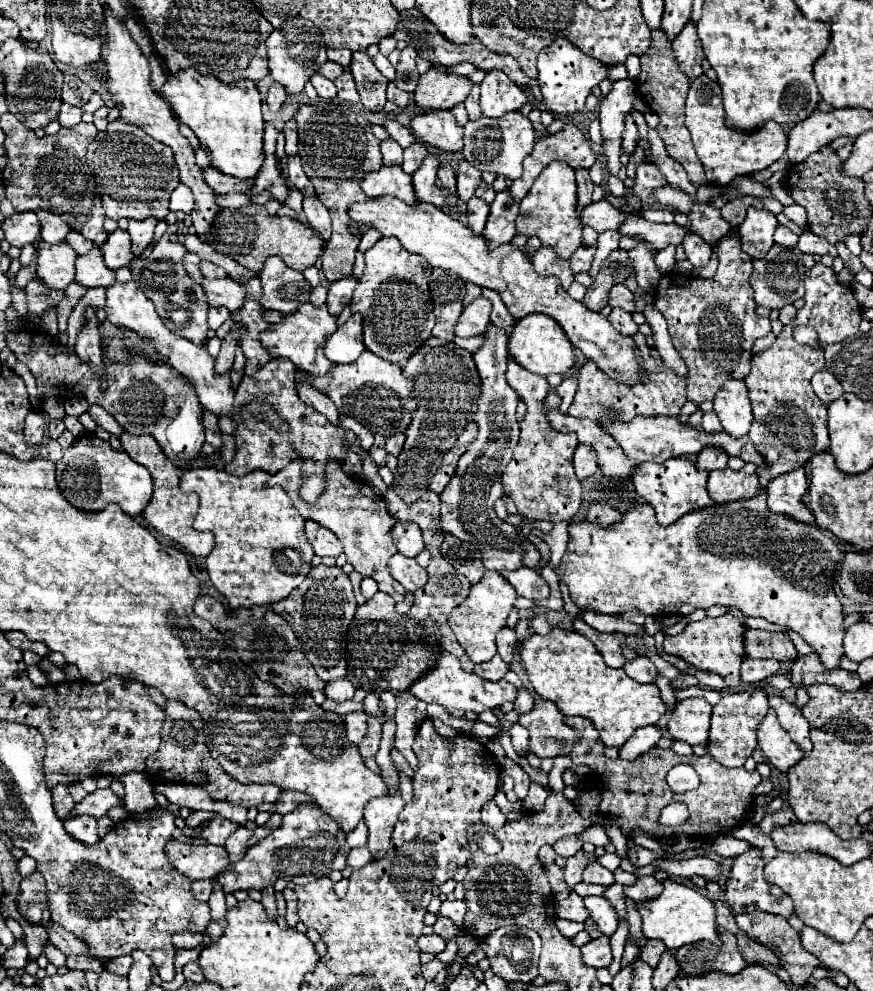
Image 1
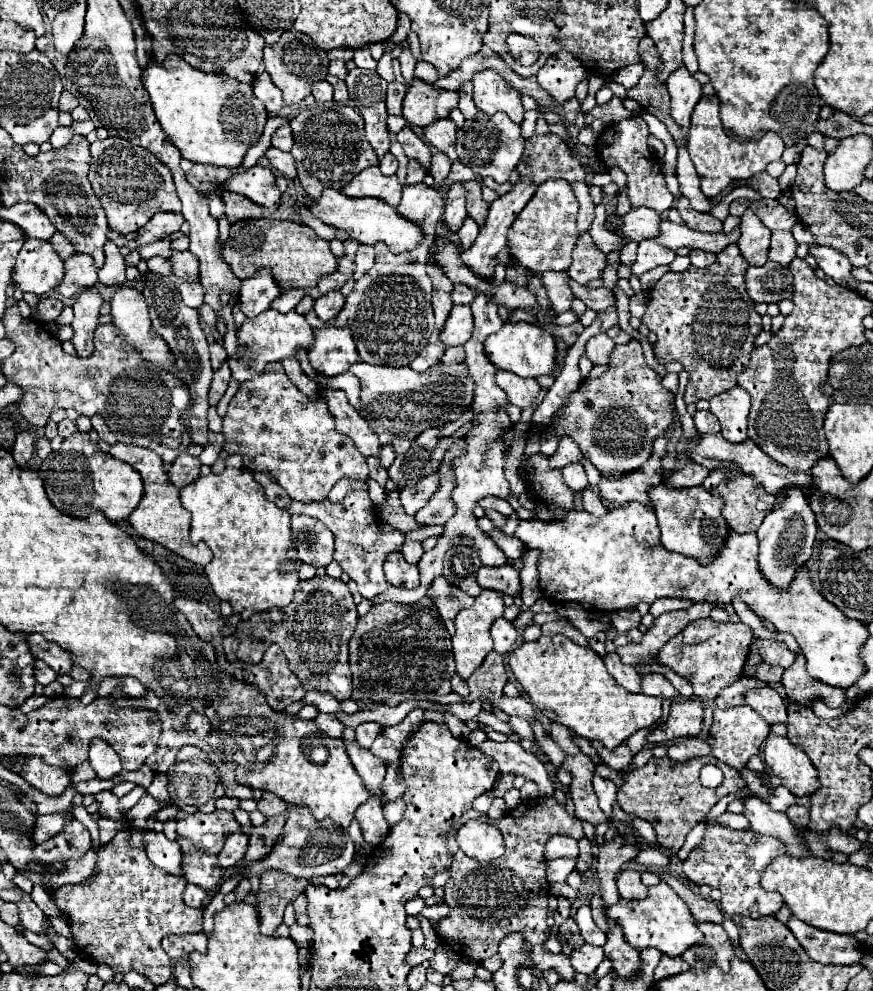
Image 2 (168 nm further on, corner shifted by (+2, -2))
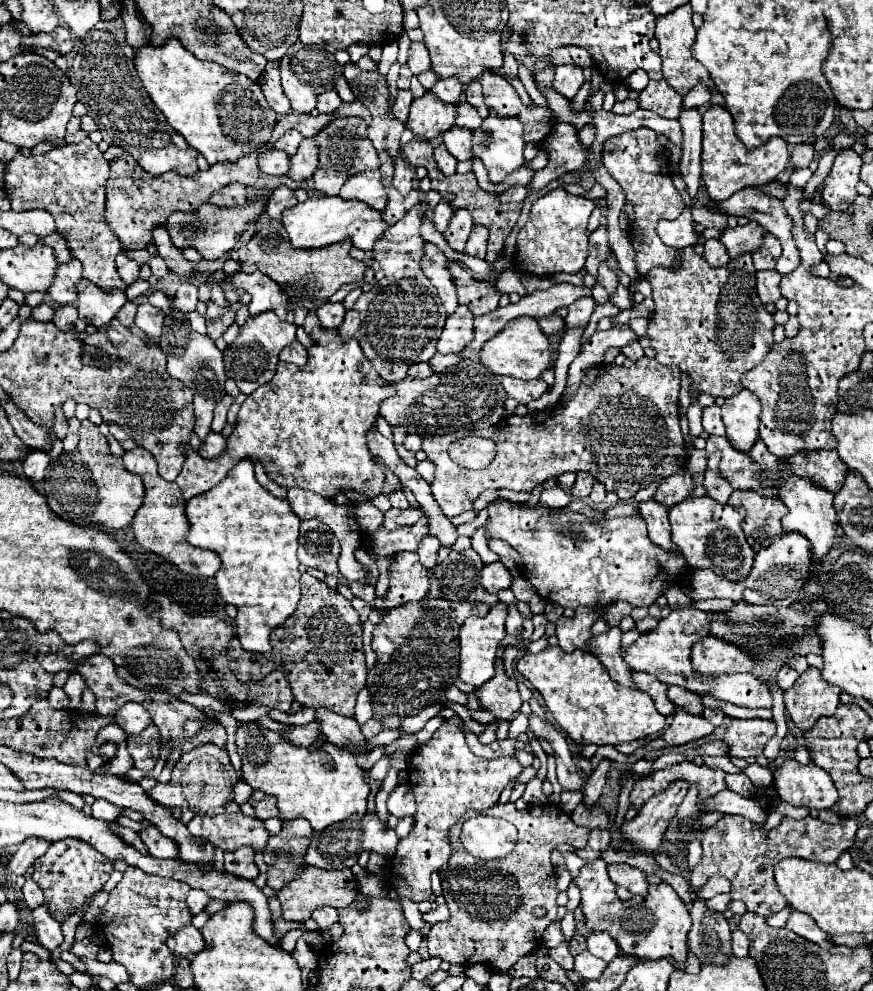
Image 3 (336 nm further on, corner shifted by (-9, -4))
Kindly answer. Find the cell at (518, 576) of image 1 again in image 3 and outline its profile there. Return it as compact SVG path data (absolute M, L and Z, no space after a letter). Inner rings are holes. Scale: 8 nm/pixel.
M493 562L493 564L487 564L487 566L483 568L481 582L483 582L483 586L485 586L487 592L491 592L491 594L499 594L501 590L511 588L513 578L511 578L509 570L507 570L501 562Z

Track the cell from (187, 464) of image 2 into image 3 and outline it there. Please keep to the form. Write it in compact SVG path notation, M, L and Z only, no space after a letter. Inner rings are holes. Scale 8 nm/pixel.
M309 312L303 328L313 340L313 346L307 348L307 366L297 368L287 362L279 362L273 380L259 386L253 394L247 396L247 400L241 404L237 424L227 440L227 450L221 454L221 458L205 460L193 450L187 454L187 462L183 464L183 470L175 480L185 500L217 486L225 478L225 474L243 458L257 458L267 470L267 476L283 488L297 486L311 490L323 498L333 498L341 490L351 490L363 496L381 494L385 484L383 466L373 460L367 448L365 432L373 426L381 400L389 398L393 394L393 388L385 386L379 374L375 374L375 368L371 366L371 362L367 362L357 340L343 340L339 336L339 330L323 328L315 312Z

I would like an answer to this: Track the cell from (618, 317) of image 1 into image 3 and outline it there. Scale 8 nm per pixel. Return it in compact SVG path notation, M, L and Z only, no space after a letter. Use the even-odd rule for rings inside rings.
M633 340L633 342L629 342L627 346L623 346L621 352L623 352L627 358L631 358L631 360L637 360L637 358L643 356L643 348L641 348L639 340Z

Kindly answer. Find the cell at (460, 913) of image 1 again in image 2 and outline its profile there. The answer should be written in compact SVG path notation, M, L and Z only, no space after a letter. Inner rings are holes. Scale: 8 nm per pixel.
M434 904L434 906L426 906L426 908L422 908L420 914L422 914L424 918L428 918L430 922L438 922L438 920L446 918L448 912L450 912L450 908L448 908L446 904Z

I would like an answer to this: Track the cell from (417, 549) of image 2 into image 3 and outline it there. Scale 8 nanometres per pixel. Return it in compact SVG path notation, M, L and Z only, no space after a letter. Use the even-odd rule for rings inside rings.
M425 536L417 548L419 560L425 568L433 568L435 566L435 558L437 558L437 550L439 550L439 540L435 536Z

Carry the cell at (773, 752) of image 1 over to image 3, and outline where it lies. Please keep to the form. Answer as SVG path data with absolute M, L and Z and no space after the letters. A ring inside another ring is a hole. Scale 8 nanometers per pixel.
M787 758L773 770L773 782L779 798L793 806L823 810L837 802L837 790L831 776L815 764L799 764L795 758Z

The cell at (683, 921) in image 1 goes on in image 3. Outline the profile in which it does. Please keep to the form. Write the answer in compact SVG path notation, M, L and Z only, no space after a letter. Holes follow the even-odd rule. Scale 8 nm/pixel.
M563 852L563 858L573 874L573 882L581 888L581 904L589 930L607 930L625 954L637 958L655 960L671 956L679 964L687 960L687 932L691 928L691 916L669 884L661 882L657 886L649 886L647 896L633 896L625 901L618 898L605 904L605 880L609 880L607 864L603 860L585 860L575 852Z

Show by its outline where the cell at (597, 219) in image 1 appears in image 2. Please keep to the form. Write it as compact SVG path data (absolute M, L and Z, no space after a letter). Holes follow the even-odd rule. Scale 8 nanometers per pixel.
M650 208L630 210L626 216L616 218L616 232L622 232L624 238L642 242L646 238L656 238L660 234L660 214Z

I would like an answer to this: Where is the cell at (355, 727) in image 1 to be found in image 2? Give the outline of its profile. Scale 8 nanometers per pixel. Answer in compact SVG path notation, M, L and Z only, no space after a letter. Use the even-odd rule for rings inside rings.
M320 712L320 714L314 718L314 722L316 722L318 730L324 732L324 734L328 734L330 738L340 738L340 736L342 736L344 724L336 718L336 714L322 714L322 712Z

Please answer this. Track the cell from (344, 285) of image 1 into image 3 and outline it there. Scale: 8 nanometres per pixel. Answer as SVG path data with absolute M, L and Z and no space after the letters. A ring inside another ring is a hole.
M325 302L319 310L317 310L319 322L325 328L337 328L343 322L345 316L345 306L343 304L333 304L333 302Z

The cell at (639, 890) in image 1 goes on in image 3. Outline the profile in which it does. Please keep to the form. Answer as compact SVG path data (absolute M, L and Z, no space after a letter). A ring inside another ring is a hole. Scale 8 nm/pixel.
M611 864L609 868L609 876L615 884L627 888L631 894L639 894L645 896L649 882L647 882L647 874L643 874L641 870L629 866L629 864Z

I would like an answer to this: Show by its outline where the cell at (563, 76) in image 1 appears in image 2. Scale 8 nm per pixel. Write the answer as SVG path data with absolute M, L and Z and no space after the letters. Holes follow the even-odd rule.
M566 50L550 56L546 64L538 70L540 86L558 102L574 98L576 84L586 78L586 68L576 56Z

